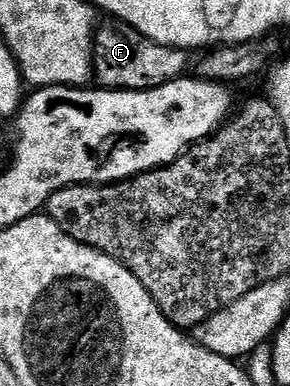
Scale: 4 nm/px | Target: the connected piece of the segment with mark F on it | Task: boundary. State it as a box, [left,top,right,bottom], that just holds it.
[94,20,191,90]

